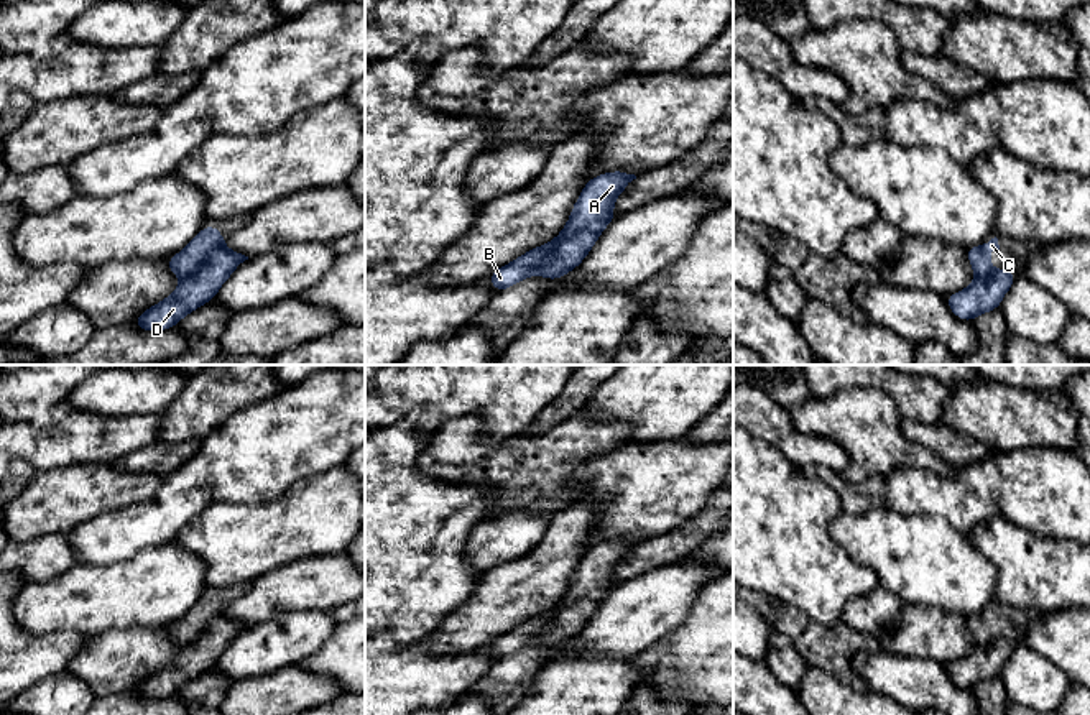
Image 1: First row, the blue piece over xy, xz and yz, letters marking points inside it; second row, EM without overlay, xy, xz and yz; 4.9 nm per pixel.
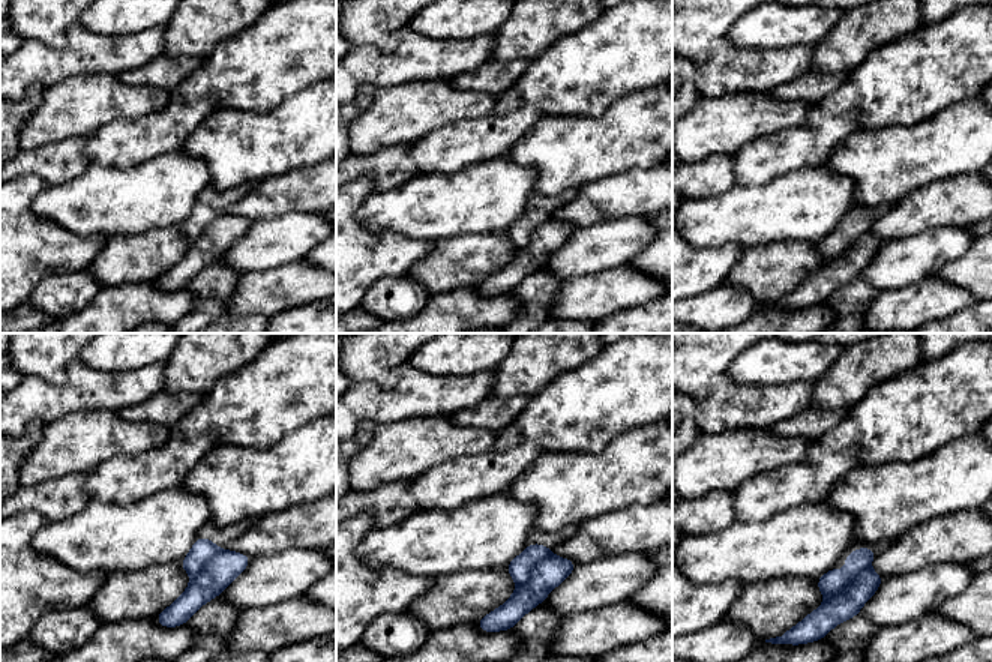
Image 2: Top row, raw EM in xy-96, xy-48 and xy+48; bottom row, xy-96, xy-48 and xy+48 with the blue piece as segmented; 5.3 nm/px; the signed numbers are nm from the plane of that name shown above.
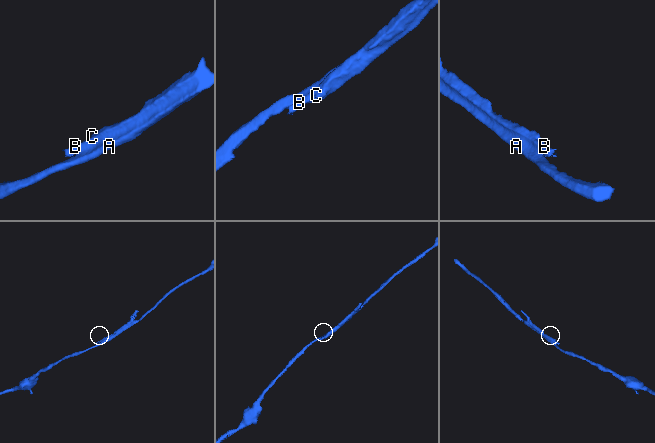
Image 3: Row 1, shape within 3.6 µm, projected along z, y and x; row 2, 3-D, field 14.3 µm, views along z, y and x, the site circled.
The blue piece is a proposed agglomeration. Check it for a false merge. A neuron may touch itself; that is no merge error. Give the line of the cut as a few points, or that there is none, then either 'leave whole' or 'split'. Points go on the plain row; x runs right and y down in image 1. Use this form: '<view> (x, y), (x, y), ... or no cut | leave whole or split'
xy (222, 612), (183, 648) | split

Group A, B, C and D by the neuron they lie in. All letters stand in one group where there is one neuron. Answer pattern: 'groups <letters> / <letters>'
groups A D / B C

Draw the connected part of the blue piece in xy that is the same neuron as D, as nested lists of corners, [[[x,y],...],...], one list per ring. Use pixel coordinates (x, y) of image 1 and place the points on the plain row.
[[[224,613],[215,616],[194,641],[181,649],[169,666],[140,682],[133,689],[135,694],[150,700],[174,695],[184,684],[212,669],[220,654],[245,628],[248,625]]]

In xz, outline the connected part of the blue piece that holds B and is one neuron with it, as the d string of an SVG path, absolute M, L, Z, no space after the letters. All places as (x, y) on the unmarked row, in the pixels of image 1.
M552 610L536 615L520 626L513 628L511 631L495 638L490 643L490 651L495 659L508 657L510 654L529 646L536 641L541 630L547 625L552 618Z

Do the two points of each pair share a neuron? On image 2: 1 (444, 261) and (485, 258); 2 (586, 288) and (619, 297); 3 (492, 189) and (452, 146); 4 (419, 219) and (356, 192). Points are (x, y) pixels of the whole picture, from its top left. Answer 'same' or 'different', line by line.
1: same
2: same
3: different
4: different

